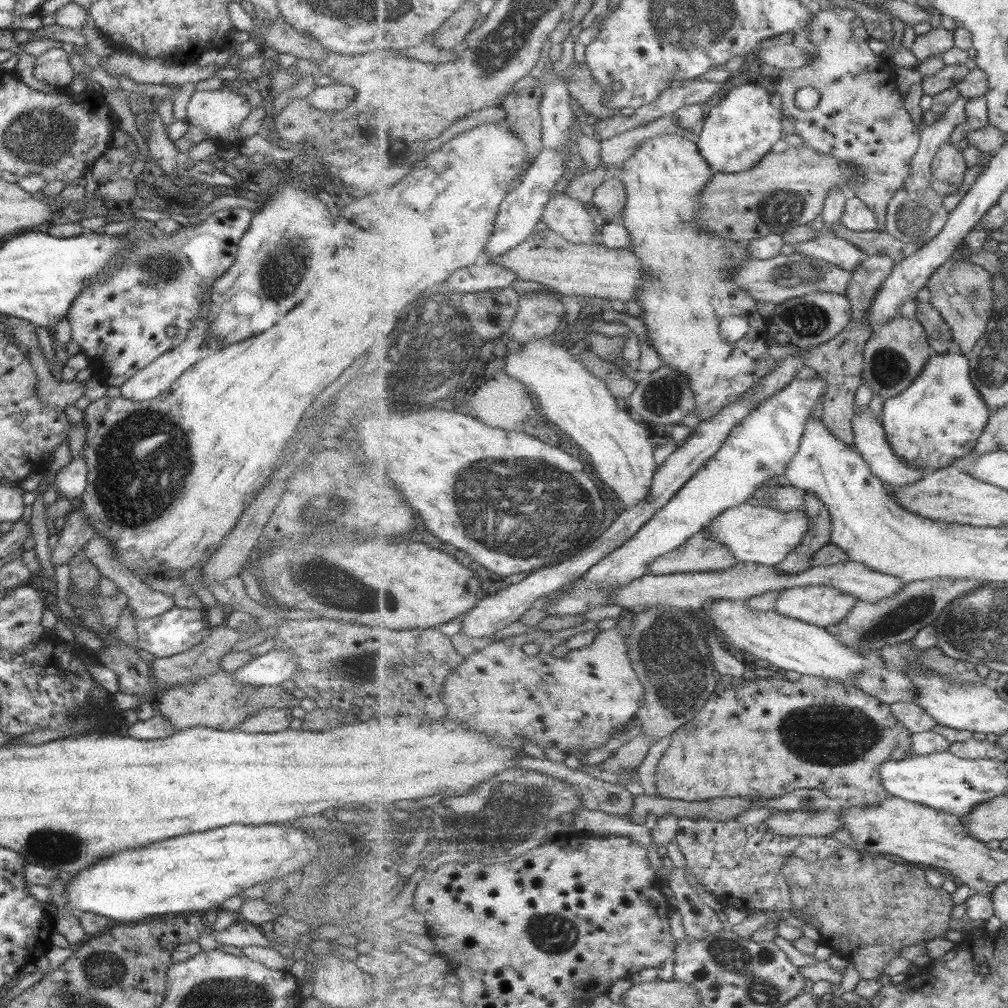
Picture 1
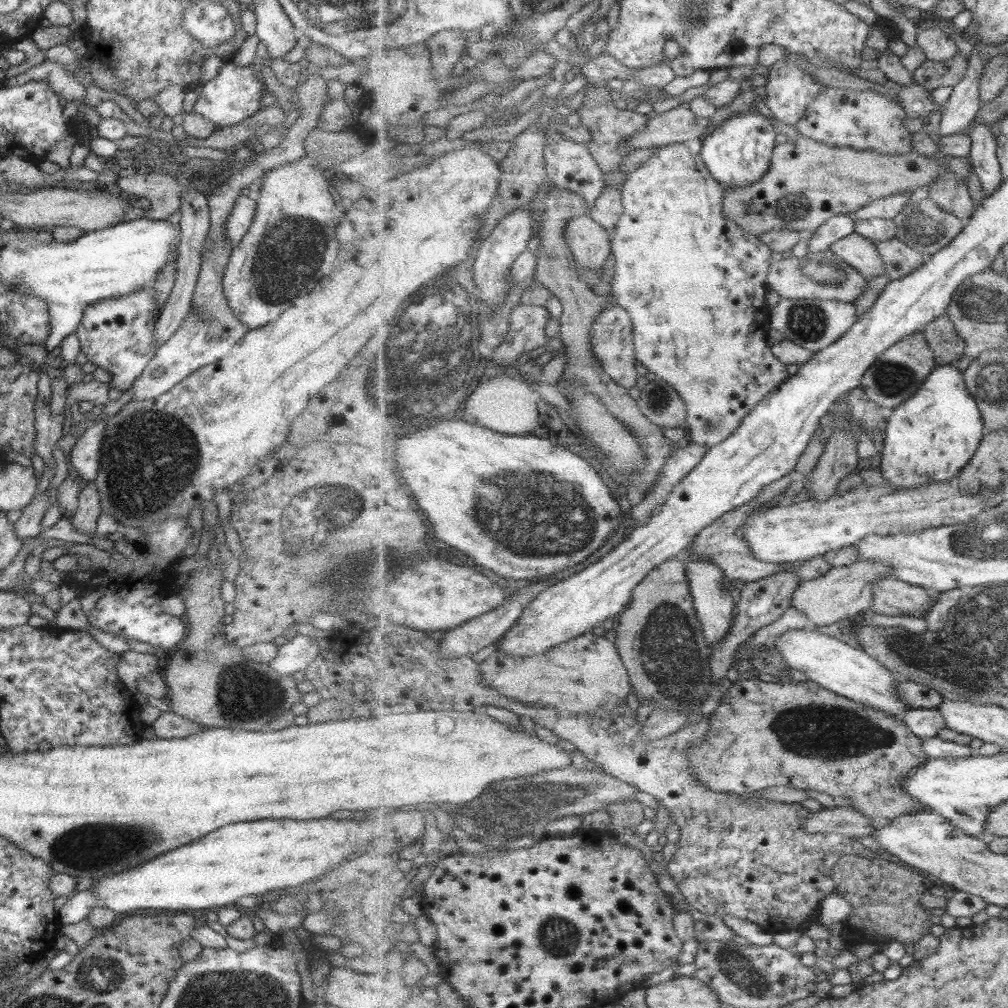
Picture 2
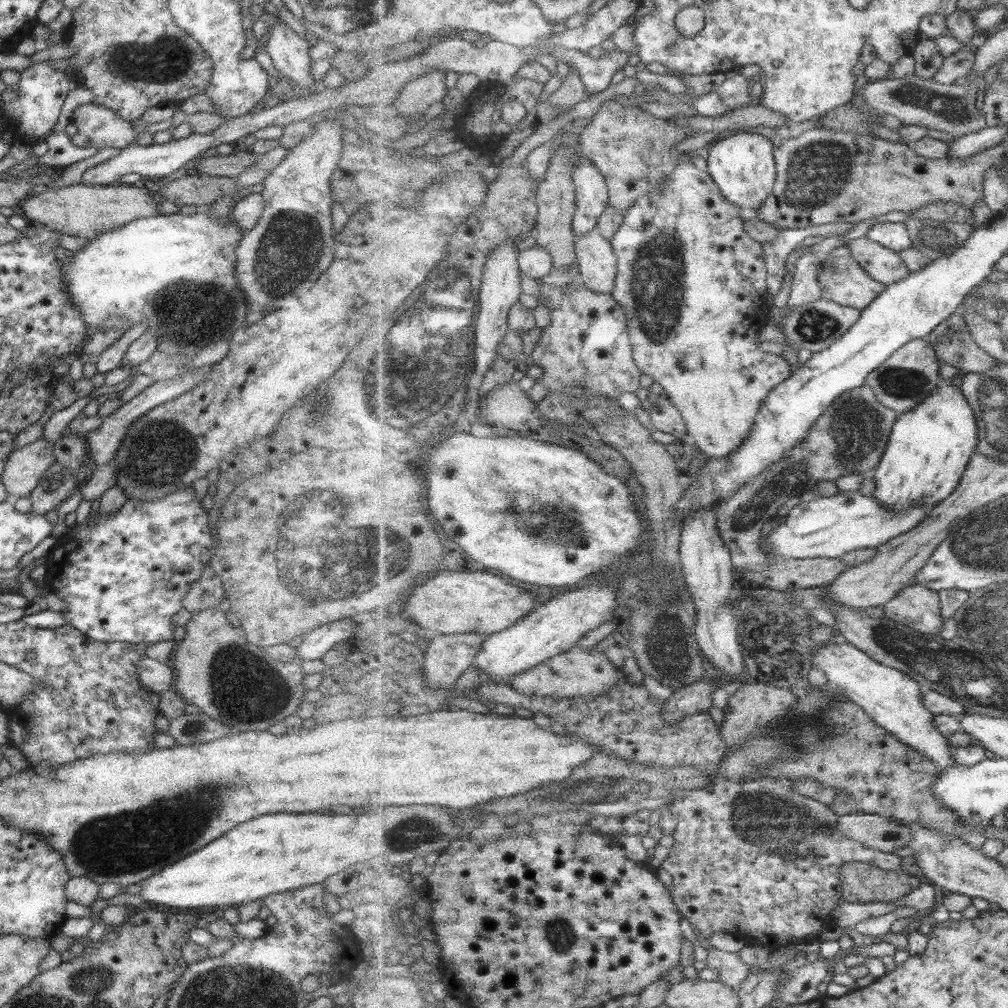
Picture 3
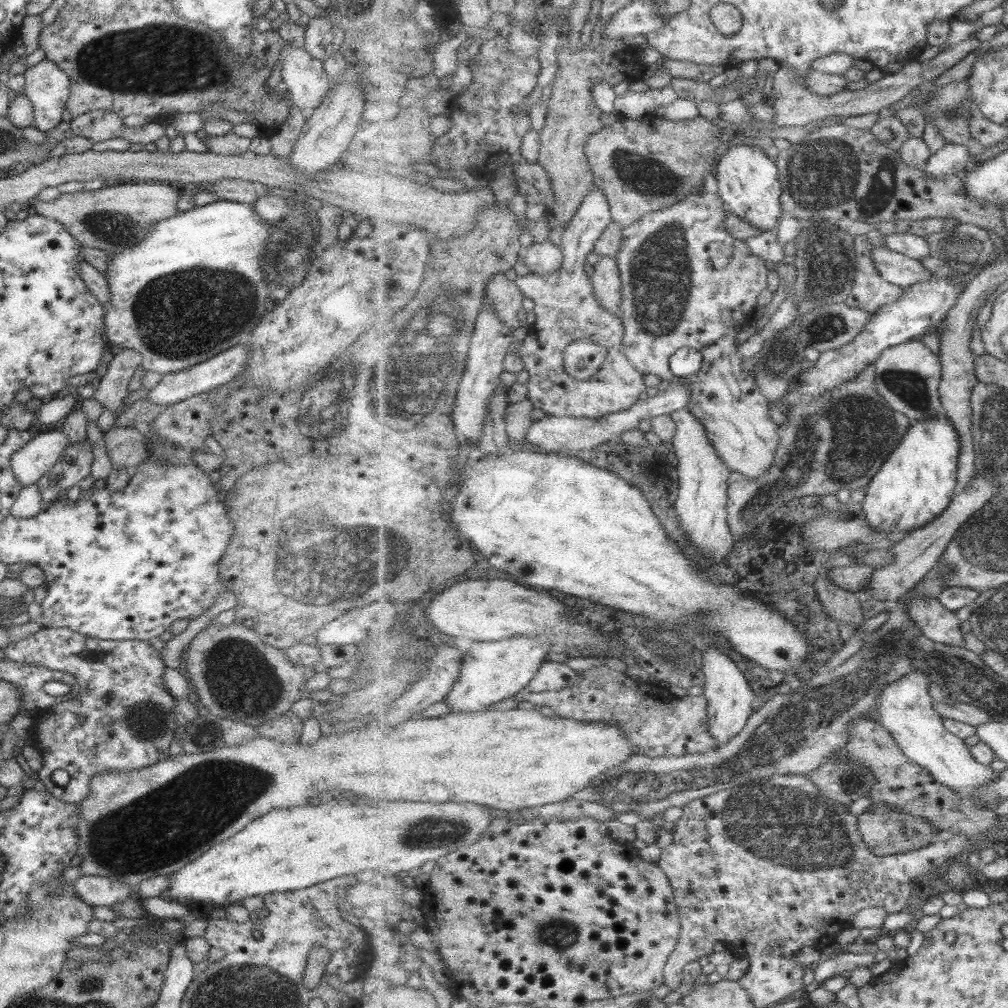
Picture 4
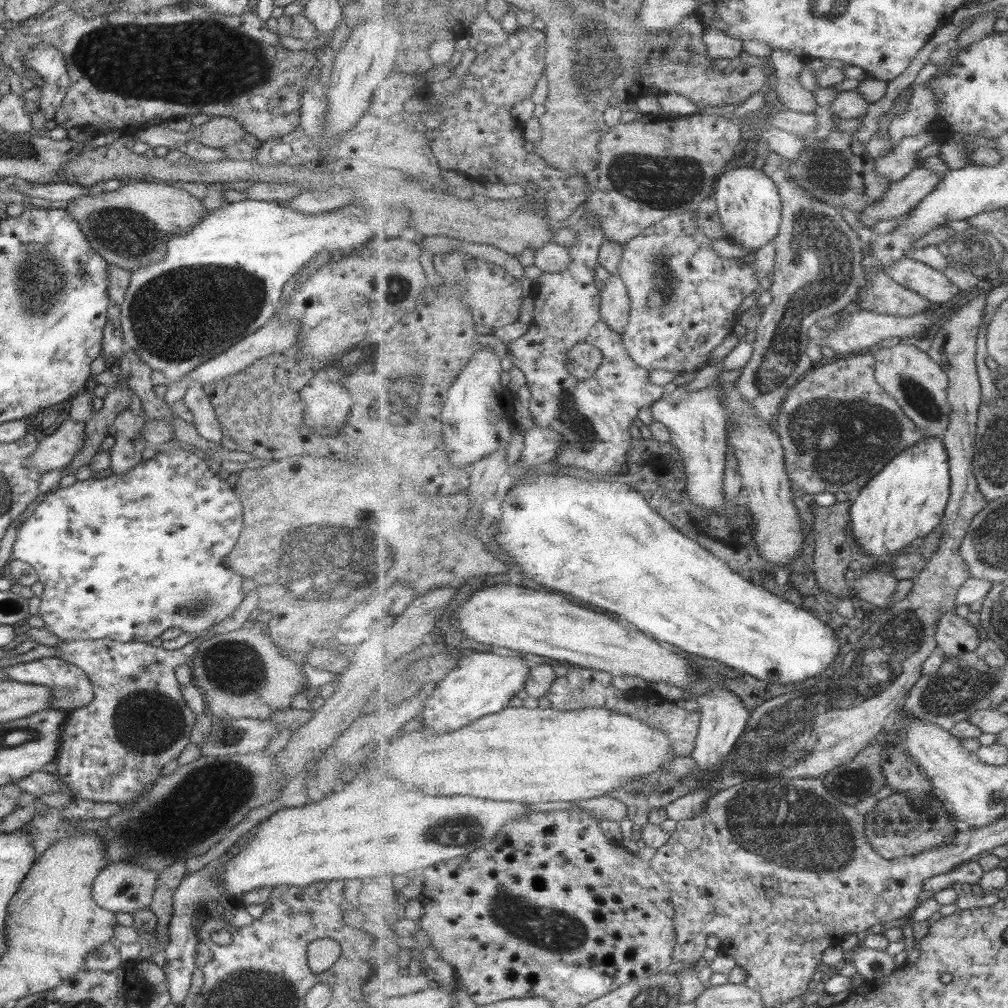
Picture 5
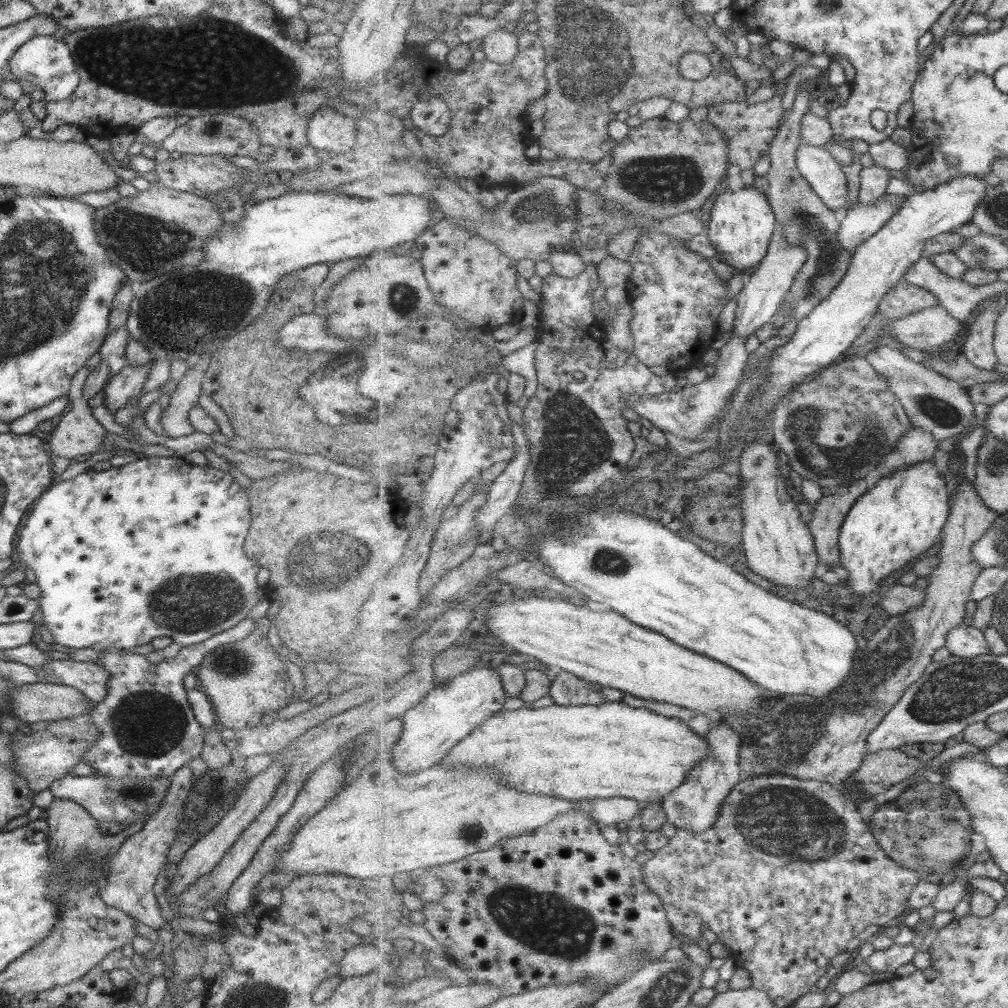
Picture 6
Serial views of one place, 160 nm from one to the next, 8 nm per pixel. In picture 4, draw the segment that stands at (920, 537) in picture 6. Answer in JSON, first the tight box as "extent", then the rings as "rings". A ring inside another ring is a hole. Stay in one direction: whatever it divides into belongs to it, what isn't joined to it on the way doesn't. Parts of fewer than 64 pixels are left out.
{"extent":[862,413,962,534],"rings":[[[946,413],[938,414],[929,420],[919,420],[912,423],[906,438],[890,454],[890,458],[883,463],[881,470],[874,476],[866,488],[866,495],[862,501],[862,511],[871,529],[893,534],[893,532],[915,531],[935,521],[939,514],[950,506],[957,494],[959,455],[962,447],[960,434]]]}

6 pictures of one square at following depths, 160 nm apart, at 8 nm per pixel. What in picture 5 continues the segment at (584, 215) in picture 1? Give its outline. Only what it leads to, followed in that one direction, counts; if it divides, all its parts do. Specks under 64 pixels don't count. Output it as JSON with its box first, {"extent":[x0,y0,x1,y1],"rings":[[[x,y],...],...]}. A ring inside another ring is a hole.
{"extent":[601,274,631,336],"rings":[[[611,274],[601,290],[603,321],[607,322],[621,336],[626,331],[631,311],[631,299],[627,285],[620,274]]]}

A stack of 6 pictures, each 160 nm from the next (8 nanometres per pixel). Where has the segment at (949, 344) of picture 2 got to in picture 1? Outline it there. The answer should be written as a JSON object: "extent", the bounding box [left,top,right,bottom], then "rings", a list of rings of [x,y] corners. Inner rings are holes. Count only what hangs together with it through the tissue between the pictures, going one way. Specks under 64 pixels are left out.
{"extent":[912,298,954,353],"rings":[[[927,298],[923,301],[920,299],[912,314],[926,328],[930,345],[938,353],[948,352],[949,344],[954,341],[953,331],[933,303]]]}

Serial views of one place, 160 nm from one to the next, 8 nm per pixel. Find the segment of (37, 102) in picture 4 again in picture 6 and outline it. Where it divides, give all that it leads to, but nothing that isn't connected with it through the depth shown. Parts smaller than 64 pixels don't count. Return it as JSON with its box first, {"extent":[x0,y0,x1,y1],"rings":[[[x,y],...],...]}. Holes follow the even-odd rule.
{"extent":[8,35,79,104],"rings":[[[40,35],[31,38],[11,56],[8,66],[14,78],[24,79],[32,86],[43,90],[44,100],[48,104],[68,98],[79,83],[67,46],[51,36]]]}

